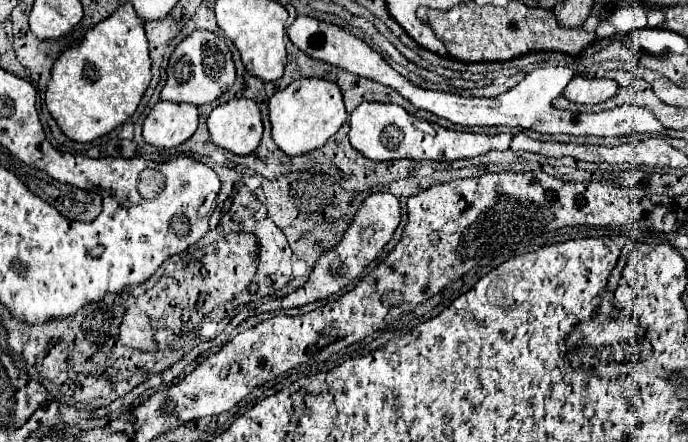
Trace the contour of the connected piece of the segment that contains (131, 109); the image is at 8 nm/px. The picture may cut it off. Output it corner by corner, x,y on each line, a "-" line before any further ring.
131,3
119,7
111,17
91,27
83,41
59,55
51,69
45,105
59,129
77,143
89,143
109,135
135,113
151,81
149,45
143,21

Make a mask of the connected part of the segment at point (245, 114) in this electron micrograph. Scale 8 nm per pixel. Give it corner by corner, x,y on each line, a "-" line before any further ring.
235,99
215,107
207,119
211,141
235,155
251,155
263,135
261,113
255,101

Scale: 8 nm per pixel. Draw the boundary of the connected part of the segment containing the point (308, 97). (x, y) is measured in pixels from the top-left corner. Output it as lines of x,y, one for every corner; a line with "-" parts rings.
297,79
269,99
269,119
275,145
289,157
311,153
333,137
347,121
339,87
323,79

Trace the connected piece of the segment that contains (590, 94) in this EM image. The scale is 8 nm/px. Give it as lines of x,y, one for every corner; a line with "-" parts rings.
573,77
563,91
563,97
579,105
599,105
615,97
615,93
617,93
617,83
611,79

